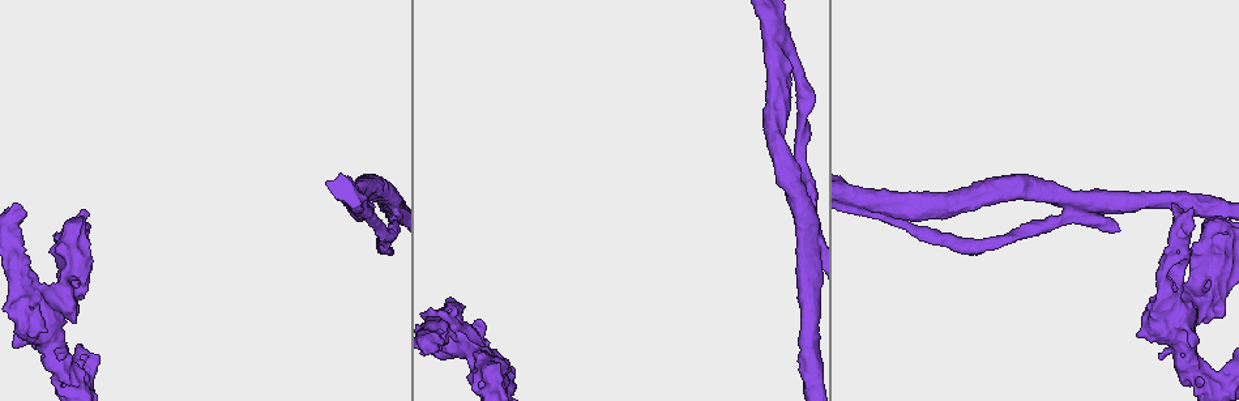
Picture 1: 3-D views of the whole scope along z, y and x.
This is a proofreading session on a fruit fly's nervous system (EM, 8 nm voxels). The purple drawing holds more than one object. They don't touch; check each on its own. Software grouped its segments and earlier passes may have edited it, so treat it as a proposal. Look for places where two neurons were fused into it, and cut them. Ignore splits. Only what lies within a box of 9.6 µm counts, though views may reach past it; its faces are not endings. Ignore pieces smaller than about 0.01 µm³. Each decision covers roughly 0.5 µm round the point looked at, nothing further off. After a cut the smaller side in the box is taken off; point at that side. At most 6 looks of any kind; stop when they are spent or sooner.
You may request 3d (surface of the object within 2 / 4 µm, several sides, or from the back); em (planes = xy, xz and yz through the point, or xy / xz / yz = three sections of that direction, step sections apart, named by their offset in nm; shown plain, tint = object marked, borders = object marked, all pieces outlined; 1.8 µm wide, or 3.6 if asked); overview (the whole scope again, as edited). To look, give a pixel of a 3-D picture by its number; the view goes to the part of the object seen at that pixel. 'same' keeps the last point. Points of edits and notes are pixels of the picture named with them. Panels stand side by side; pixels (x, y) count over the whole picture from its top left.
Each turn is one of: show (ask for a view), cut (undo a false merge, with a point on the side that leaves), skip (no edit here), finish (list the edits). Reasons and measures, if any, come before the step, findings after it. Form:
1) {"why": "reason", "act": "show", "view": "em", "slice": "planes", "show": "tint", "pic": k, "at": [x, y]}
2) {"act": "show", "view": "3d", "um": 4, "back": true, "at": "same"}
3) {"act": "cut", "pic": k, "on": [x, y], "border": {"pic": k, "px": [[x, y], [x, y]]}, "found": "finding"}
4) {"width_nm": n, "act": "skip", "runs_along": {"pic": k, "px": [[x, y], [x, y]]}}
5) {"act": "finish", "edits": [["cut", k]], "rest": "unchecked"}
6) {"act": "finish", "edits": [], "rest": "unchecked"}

{"why": "two arms in line, one across", "act": "show", "view": "em", "slice": "planes", "show": "tint", "pic": 1, "at": [1208, 367]}

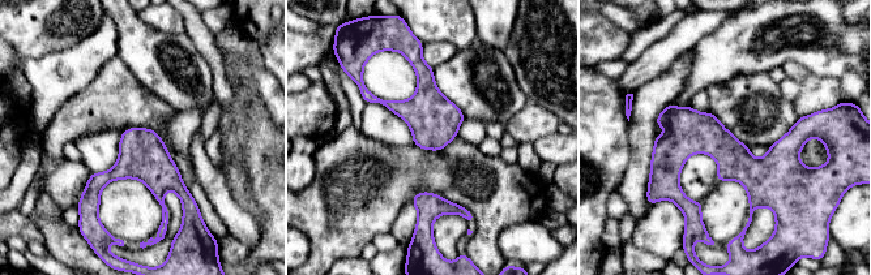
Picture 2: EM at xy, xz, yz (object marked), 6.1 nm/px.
{"act": "skip", "runs_along": {"pic": 2, "px": [[803, 132], [771, 164], [682, 144], [653, 168]]}, "found": "continuous, no second neuron"}

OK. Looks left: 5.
{"why": "four or more arms meet", "act": "show", "view": "em", "slice": "planes", "show": "tint", "pic": 1, "at": [13, 275]}

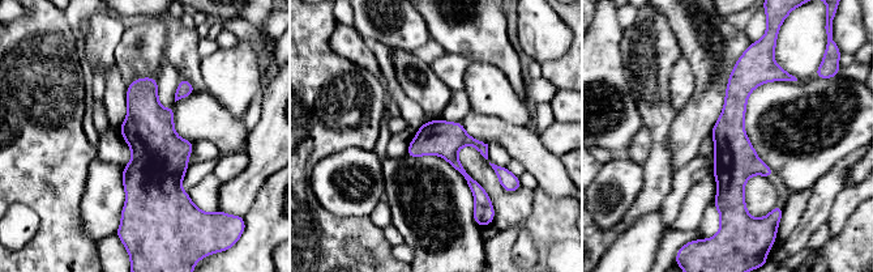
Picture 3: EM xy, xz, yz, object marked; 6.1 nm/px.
{"width_nm": 220, "act": "skip", "runs_along": {"pic": 3, "px": [[743, 59], [732, 114], [735, 215]]}, "found": "all the same neuron"}

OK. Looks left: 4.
{"why": "calibre changes", "act": "show", "view": "3d", "um": 4, "pic": 1, "at": [1218, 246]}

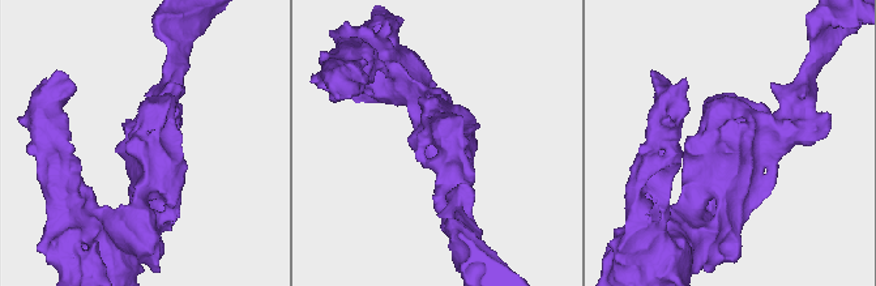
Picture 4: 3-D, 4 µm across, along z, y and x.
{"act": "show", "view": "em", "um": 3.6, "slice": "yz", "step": 16, "show": "tint", "pic": 4, "at": [163, 147]}

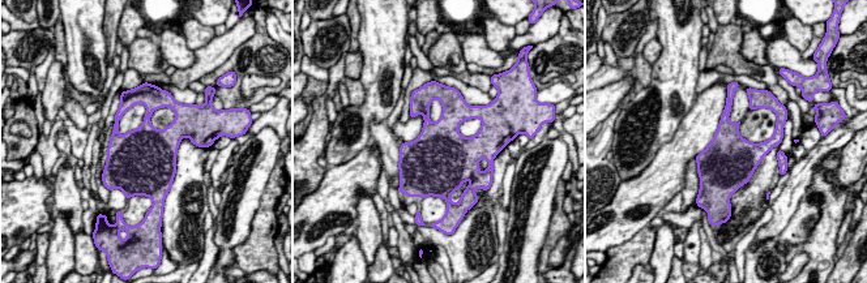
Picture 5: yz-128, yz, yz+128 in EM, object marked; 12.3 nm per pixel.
{"act": "show", "view": "em", "um": 3.6, "slice": "planes", "show": "tint", "at": "same"}

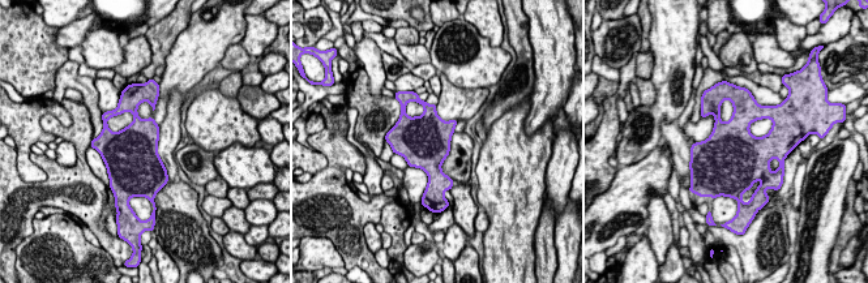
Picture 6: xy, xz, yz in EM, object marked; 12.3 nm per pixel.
{"act": "skip", "found": "all the same neuron"}

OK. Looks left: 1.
{"act": "finish", "edits": [], "rest": "unchecked"}

